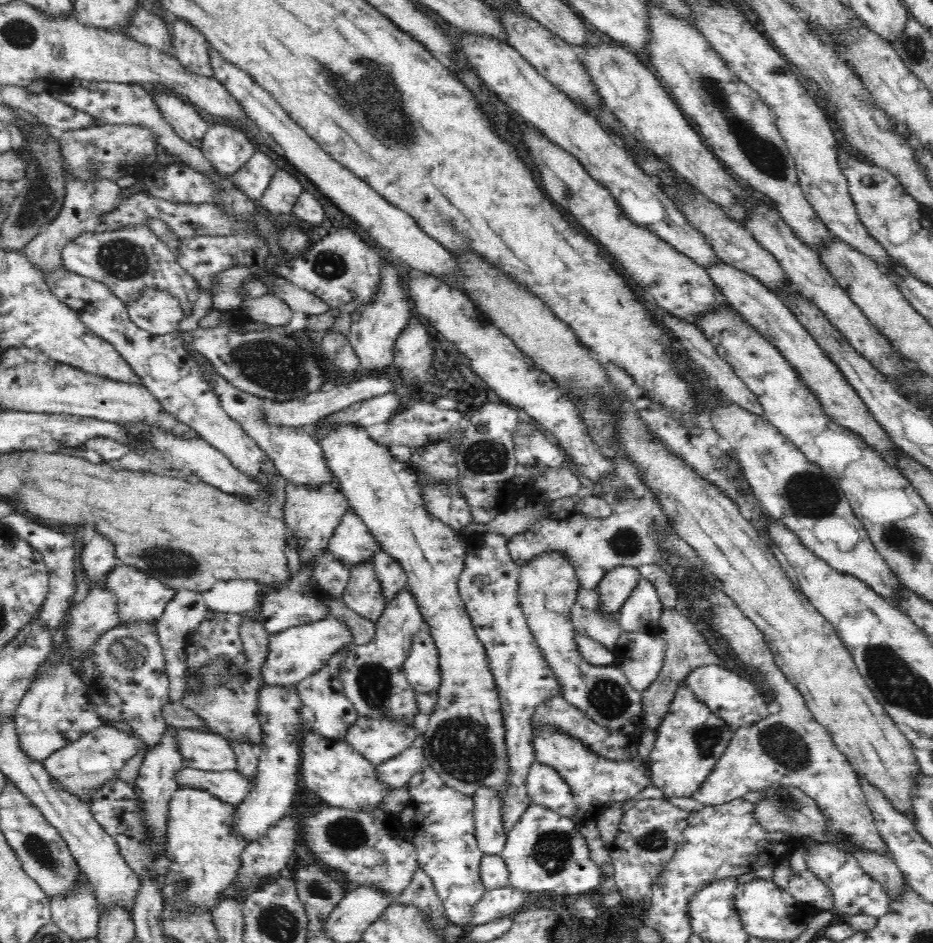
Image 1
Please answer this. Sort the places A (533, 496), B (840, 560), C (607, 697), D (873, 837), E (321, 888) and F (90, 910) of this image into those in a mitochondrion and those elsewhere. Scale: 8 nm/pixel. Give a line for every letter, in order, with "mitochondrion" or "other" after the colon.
A: other
B: other
C: mitochondrion
D: other
E: mitochondrion
F: other

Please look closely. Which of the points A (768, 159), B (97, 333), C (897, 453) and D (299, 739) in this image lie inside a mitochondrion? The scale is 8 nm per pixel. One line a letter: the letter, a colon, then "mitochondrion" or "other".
A: mitochondrion
B: other
C: other
D: other

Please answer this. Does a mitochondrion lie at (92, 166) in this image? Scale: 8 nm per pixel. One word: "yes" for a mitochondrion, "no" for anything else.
yes

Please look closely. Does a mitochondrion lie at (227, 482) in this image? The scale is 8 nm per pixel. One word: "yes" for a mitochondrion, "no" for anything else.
no

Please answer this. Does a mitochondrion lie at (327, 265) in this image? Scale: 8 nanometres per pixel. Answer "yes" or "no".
yes

